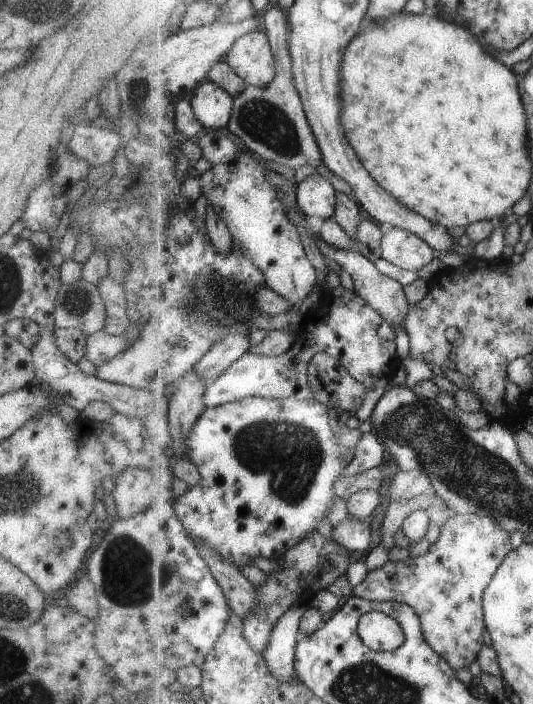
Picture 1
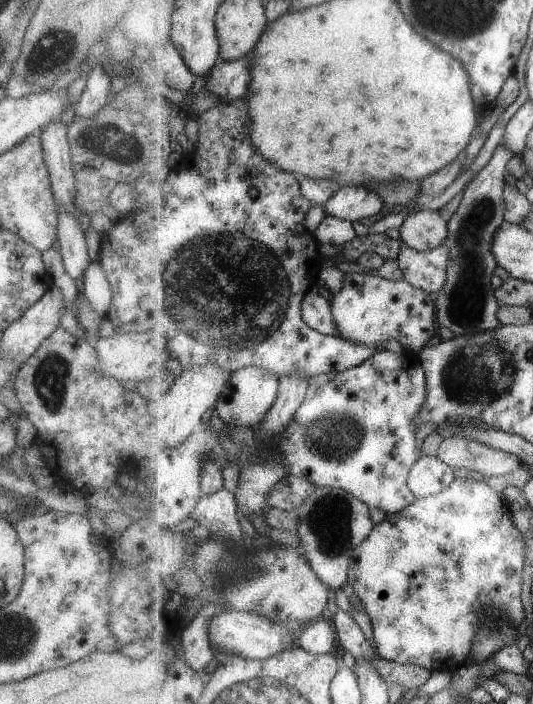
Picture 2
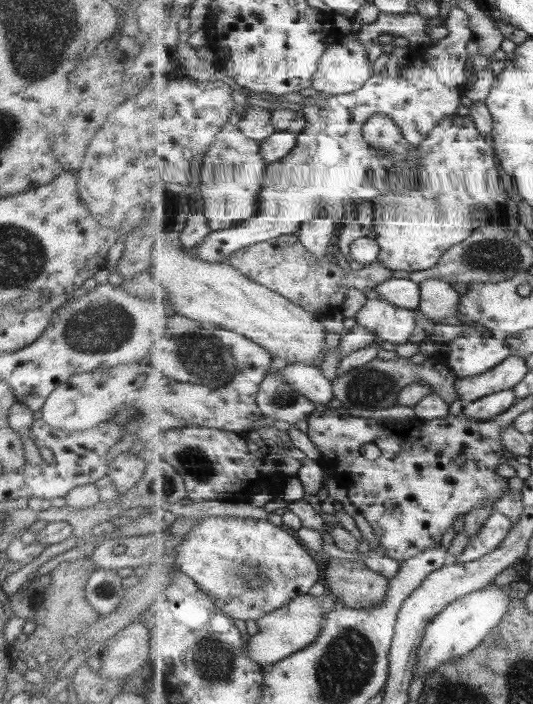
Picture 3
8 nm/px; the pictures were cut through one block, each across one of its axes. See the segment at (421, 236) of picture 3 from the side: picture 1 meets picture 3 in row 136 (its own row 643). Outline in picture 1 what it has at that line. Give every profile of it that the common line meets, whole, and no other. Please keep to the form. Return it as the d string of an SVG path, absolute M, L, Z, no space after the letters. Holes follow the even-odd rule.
M456 513L445 524L436 544L431 545L429 551L421 556L421 572L419 572L419 558L408 557L404 562L388 560L382 568L368 572L364 581L352 590L352 594L367 601L377 603L390 601L411 606L420 617L425 641L433 650L443 656L455 670L469 667L477 661L480 651L484 648L483 632L487 630L484 614L485 590L512 551L511 533L501 526L501 521L496 517ZM381 611L366 613L360 621L361 639L375 651L395 651L406 642L399 622Z

